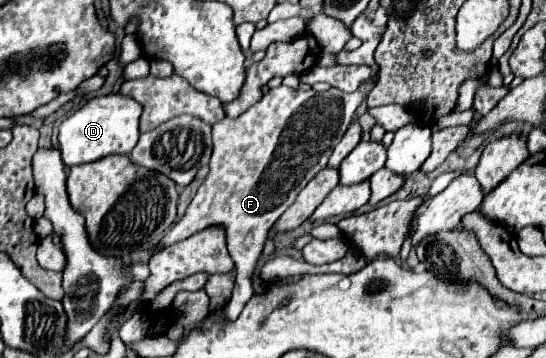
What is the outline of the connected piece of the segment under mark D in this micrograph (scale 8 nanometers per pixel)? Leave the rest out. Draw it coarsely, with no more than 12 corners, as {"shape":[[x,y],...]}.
{"shape":[[86,101],[60,125],[66,167],[128,155],[142,105]]}

